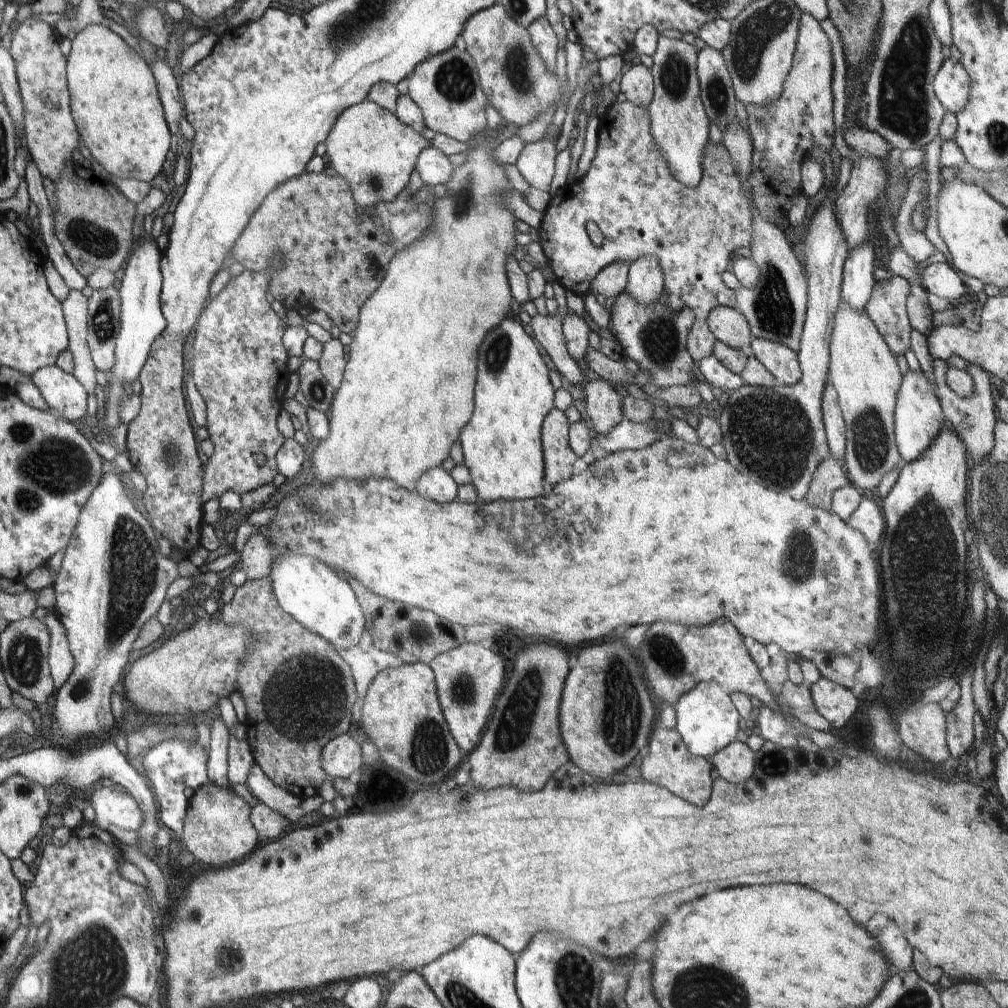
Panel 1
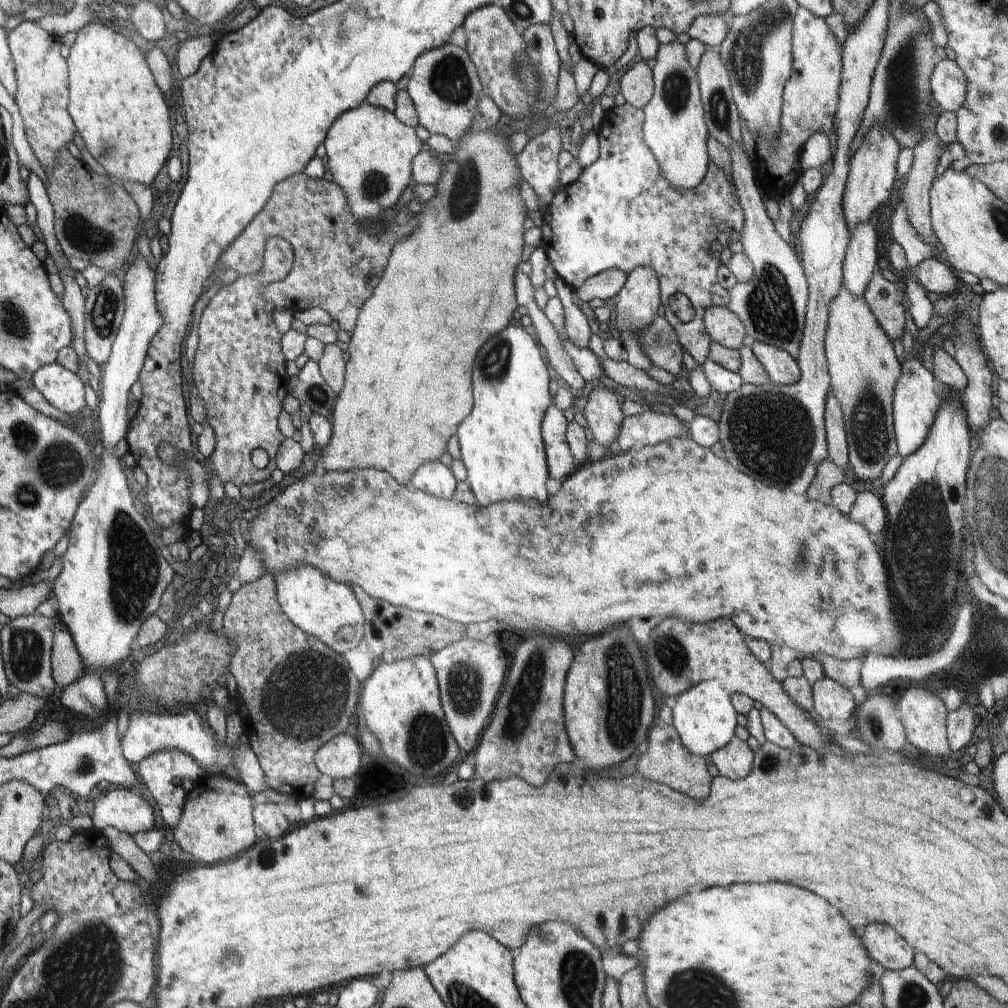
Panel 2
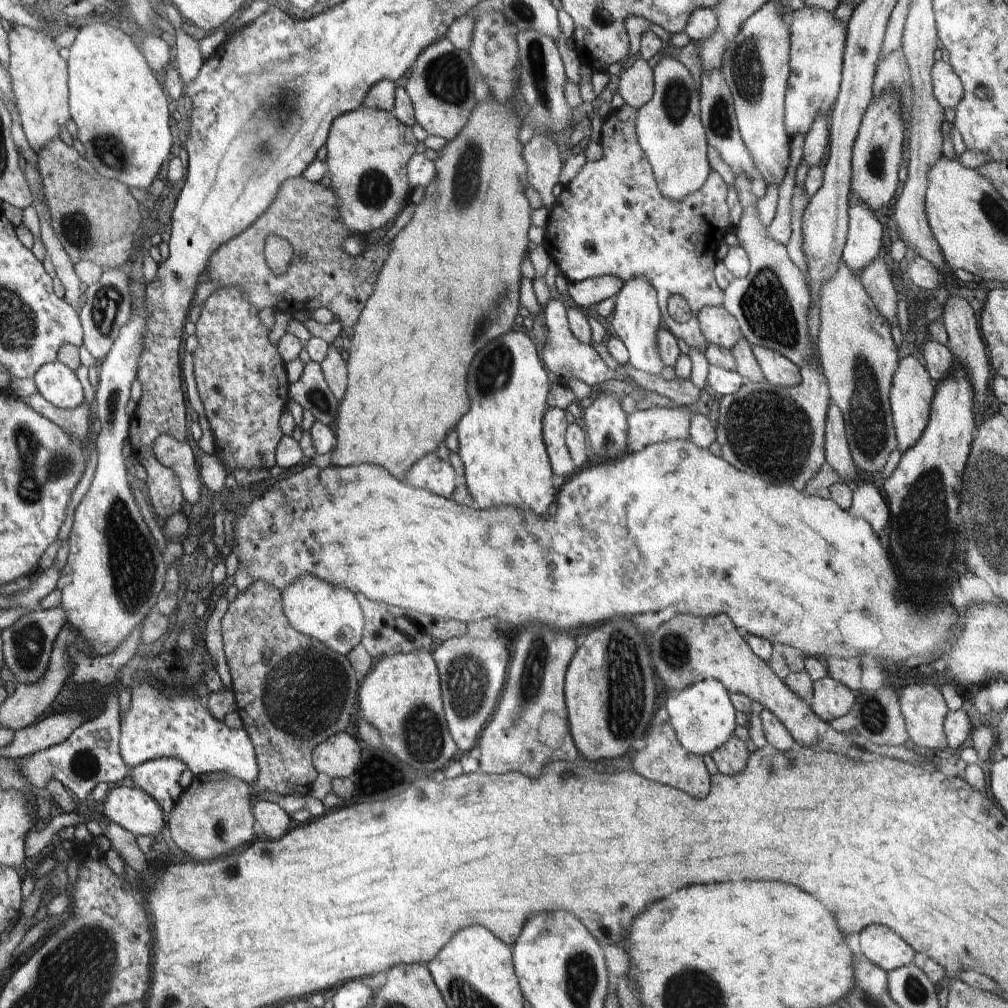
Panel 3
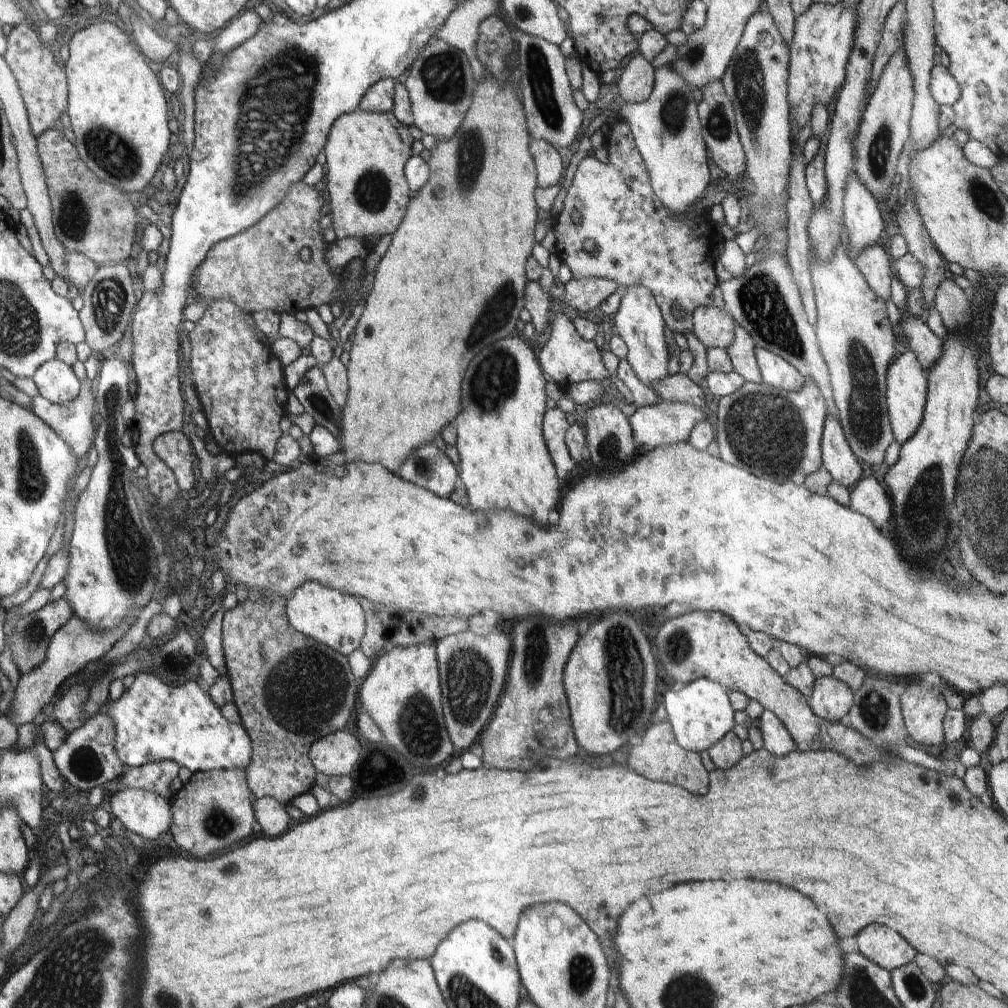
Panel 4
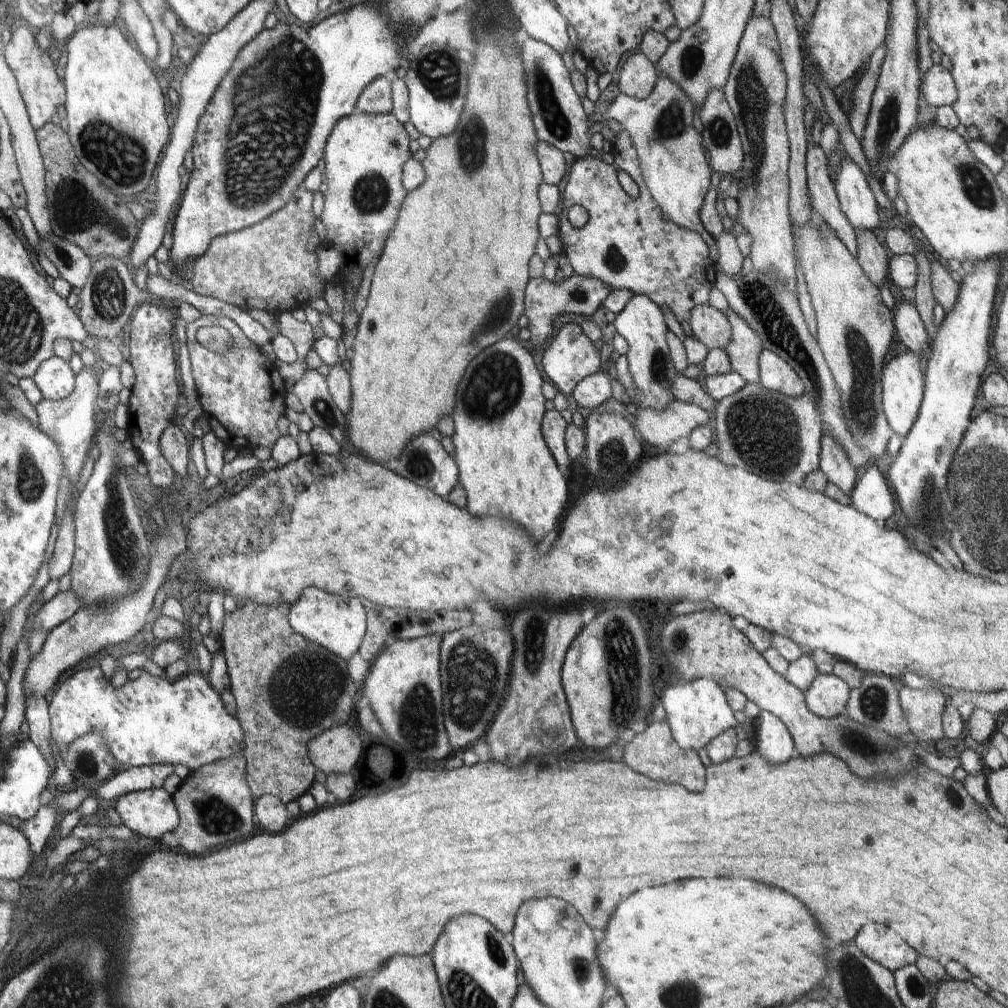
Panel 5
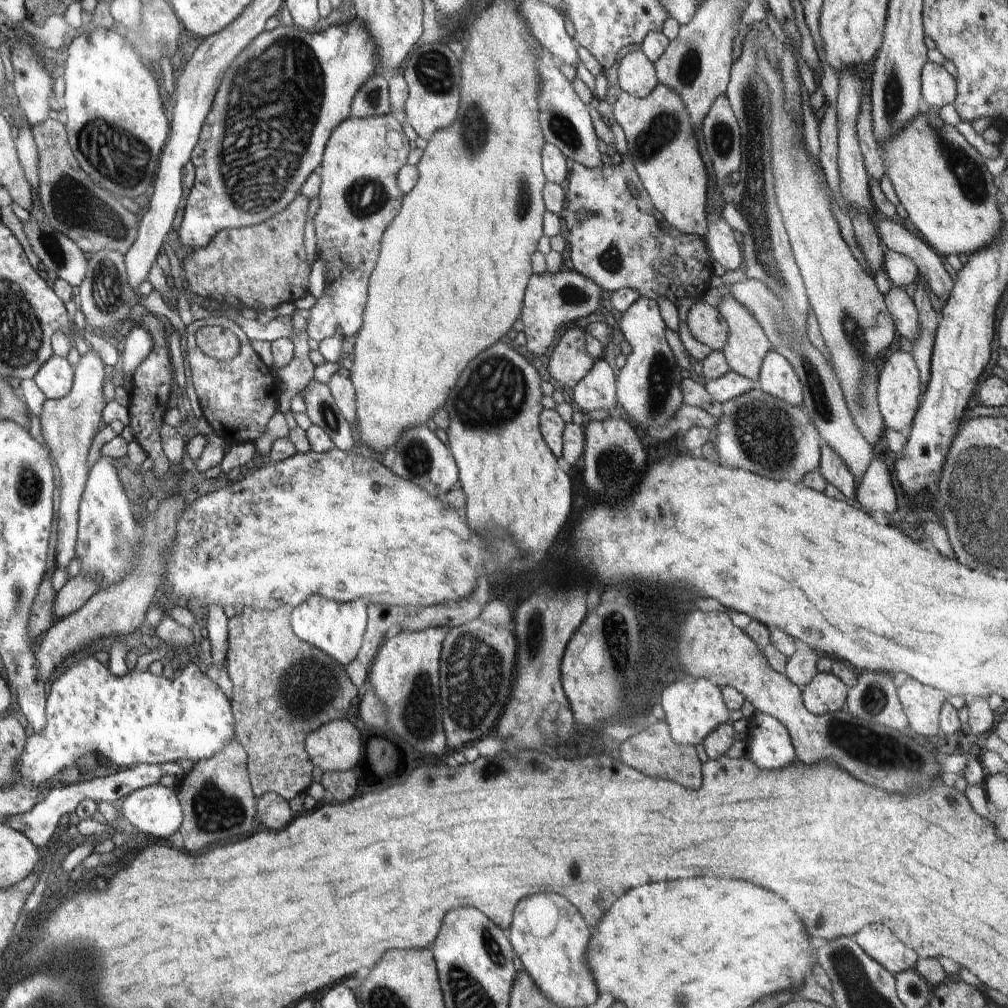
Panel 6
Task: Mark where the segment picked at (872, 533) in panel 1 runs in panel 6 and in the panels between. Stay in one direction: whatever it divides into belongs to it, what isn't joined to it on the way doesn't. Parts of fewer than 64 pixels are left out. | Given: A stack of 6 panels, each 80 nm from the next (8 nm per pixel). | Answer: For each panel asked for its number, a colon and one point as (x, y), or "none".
2: (868, 510)
3: (869, 503)
4: (870, 497)
5: (872, 495)
6: (875, 492)

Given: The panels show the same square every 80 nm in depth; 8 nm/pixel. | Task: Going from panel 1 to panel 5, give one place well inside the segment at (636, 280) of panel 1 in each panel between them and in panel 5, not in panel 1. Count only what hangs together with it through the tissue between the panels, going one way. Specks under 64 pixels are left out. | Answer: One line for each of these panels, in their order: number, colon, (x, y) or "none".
2: (638, 301)
3: (636, 317)
4: (638, 321)
5: (641, 322)

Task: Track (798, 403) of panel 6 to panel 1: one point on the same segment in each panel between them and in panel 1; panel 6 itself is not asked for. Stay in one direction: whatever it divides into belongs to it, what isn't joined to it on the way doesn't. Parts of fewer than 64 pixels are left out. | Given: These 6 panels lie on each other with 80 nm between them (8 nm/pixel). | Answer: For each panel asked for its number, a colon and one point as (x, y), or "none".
1: (782, 362)
2: (782, 368)
3: (777, 369)
4: (775, 371)
5: (776, 374)

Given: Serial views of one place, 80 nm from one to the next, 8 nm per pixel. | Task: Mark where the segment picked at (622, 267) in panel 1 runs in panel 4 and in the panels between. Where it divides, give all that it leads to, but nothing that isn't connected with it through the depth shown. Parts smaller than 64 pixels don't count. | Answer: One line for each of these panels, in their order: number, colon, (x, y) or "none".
2: (607, 284)
3: (586, 293)
4: (585, 294)

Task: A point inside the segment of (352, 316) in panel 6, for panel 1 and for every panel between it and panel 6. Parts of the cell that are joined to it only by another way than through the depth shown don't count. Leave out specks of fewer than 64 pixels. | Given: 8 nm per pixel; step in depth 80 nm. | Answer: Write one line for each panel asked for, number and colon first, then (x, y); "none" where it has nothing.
1: (368, 146)
2: (370, 152)
3: (368, 150)
4: (366, 152)
5: (365, 153)

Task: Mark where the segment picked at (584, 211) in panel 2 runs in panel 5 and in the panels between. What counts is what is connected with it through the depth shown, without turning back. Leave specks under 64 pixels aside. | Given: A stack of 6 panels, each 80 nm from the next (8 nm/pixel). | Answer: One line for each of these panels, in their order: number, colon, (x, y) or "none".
3: (612, 219)
4: (625, 234)
5: (627, 243)

